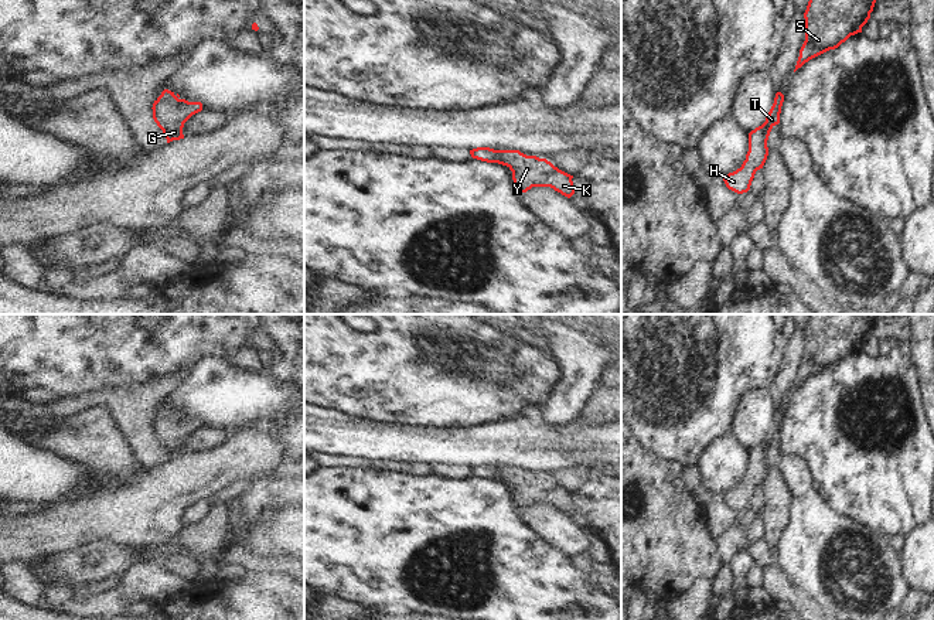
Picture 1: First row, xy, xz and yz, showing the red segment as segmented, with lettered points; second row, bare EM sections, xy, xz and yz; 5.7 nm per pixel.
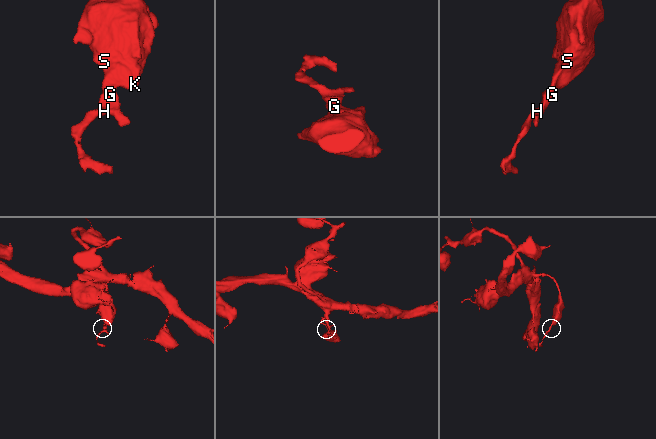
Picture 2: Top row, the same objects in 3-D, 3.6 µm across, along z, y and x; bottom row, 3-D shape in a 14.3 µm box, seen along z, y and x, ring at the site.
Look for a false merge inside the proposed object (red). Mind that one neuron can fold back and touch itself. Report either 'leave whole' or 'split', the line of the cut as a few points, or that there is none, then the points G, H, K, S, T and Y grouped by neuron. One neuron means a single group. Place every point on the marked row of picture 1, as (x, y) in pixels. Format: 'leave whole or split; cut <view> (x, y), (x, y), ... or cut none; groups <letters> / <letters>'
leave whole; cut none; groups G H K S T Y

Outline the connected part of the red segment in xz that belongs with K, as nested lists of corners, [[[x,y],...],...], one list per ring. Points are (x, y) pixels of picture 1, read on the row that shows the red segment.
[[[490,147],[473,149],[470,154],[481,161],[507,166],[512,171],[518,195],[532,187],[550,187],[567,198],[575,194],[573,176],[559,170],[546,159],[526,156],[519,150],[494,150]]]

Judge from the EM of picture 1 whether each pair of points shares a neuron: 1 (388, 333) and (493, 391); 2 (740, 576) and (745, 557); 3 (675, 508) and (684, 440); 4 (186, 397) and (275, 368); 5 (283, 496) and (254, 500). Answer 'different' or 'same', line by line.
1: same
2: same
3: different
4: different
5: same

